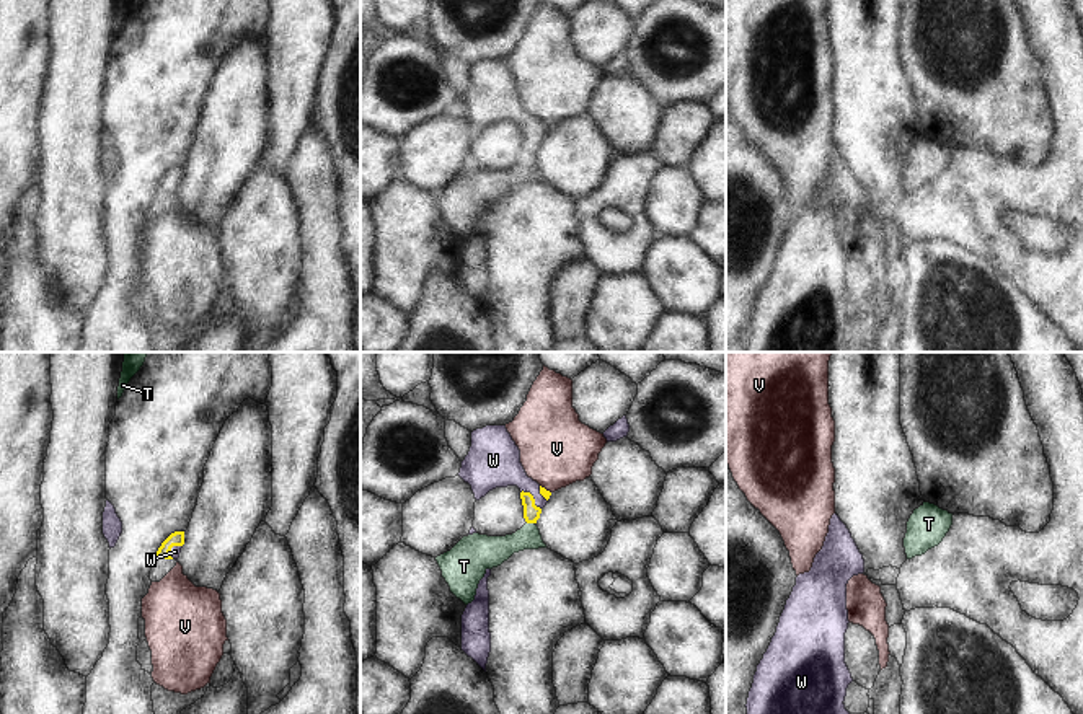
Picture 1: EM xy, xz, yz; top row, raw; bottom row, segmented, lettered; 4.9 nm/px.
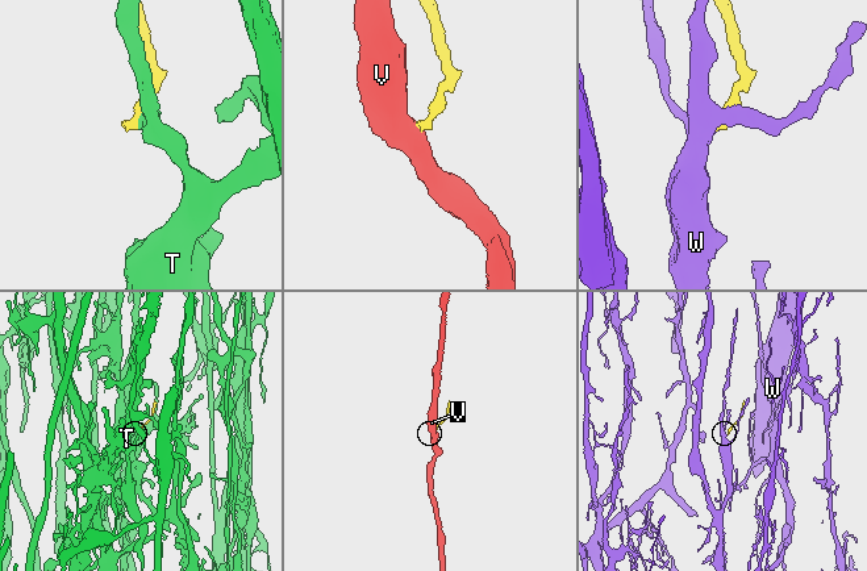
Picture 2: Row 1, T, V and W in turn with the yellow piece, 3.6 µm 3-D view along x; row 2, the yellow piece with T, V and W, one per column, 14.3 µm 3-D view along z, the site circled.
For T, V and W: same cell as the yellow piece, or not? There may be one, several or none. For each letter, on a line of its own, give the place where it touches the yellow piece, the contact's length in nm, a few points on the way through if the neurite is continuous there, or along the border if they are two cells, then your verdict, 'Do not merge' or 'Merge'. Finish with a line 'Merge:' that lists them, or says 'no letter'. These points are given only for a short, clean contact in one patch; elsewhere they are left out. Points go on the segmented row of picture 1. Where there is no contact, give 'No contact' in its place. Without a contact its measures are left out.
T: Touches yellow at xz (530, 522). Shared border 40 nm. Boundary: xz (527, 522), (534, 524). Do not merge
V: Touches yellow at xz (543, 488). Shared border 70 nm. Boundary: xz (540, 484), (550, 493). Do not merge
W: Touches yellow at xz (532, 498). Shared border 140 nm. Path across: xz (530, 511), (532, 498), (512, 473), (495, 463). Merge
Merge: W.

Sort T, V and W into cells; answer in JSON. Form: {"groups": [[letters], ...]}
{"groups": [["T"], ["V"], ["W"]]}

